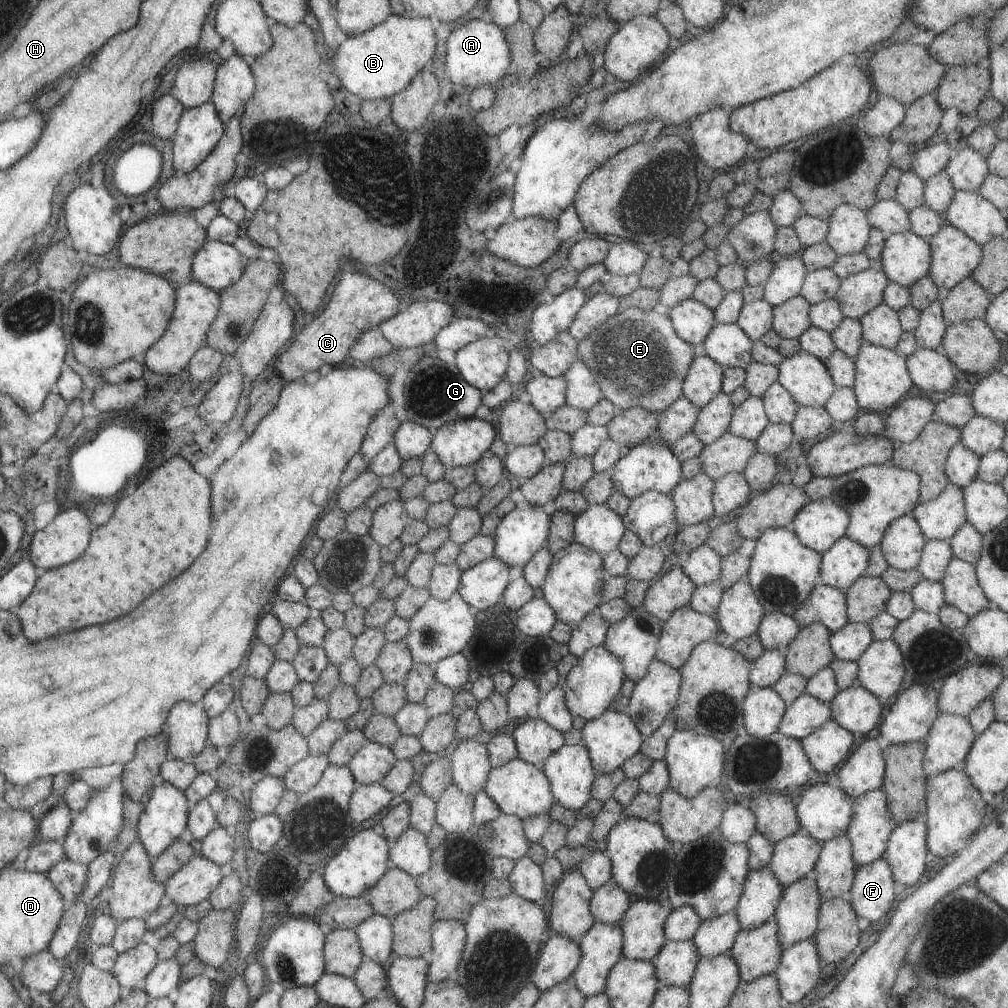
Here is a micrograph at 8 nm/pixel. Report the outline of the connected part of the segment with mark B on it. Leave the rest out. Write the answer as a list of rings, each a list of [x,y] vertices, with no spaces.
[[[390,14],[383,22],[376,24],[361,34],[345,39],[331,56],[333,74],[337,76],[341,86],[355,94],[361,100],[390,98],[403,90],[409,81],[421,70],[428,68],[432,56],[436,52],[436,36],[428,17],[406,17]]]

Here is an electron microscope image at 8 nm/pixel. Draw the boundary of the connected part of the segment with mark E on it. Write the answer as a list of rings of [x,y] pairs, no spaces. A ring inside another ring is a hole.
[[[627,307],[609,316],[598,324],[587,336],[576,344],[577,361],[581,361],[594,376],[601,389],[601,396],[607,399],[618,410],[629,407],[641,407],[652,413],[664,411],[674,400],[682,396],[682,382],[688,366],[697,356],[699,350],[681,340],[671,328],[670,318],[653,309]]]

